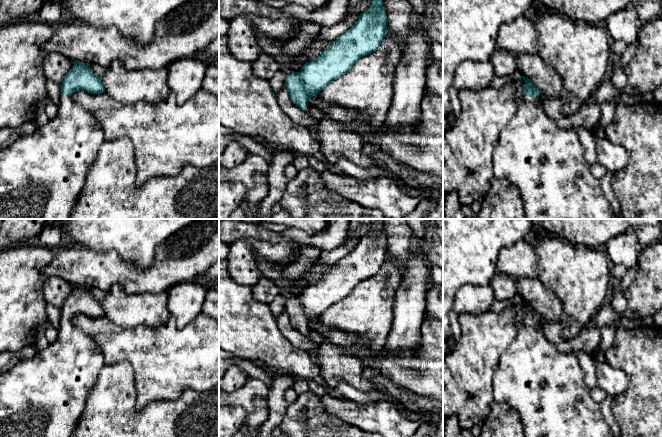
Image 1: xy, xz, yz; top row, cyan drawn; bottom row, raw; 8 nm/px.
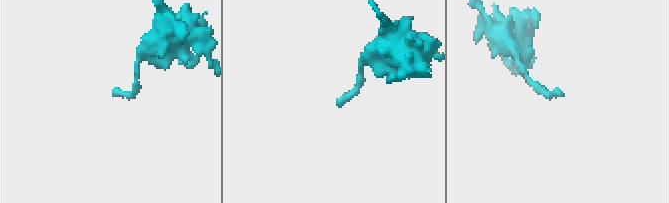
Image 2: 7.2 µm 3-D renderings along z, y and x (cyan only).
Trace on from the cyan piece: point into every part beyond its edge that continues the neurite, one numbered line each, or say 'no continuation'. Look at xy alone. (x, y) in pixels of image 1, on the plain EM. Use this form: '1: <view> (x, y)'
1: xy (43, 396)

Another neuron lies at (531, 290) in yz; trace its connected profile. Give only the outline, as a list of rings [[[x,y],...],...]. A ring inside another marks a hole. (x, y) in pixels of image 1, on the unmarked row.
[[[520,277],[515,279],[517,300],[530,303],[547,321],[559,323],[563,304],[555,293],[547,289],[540,279]]]

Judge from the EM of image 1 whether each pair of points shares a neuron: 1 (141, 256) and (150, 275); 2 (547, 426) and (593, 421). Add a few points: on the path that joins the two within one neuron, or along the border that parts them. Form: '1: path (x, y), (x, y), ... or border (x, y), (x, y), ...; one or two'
1: border (157, 246), (153, 261), (144, 268), (124, 260); two
2: path (558, 426), (582, 426); one

